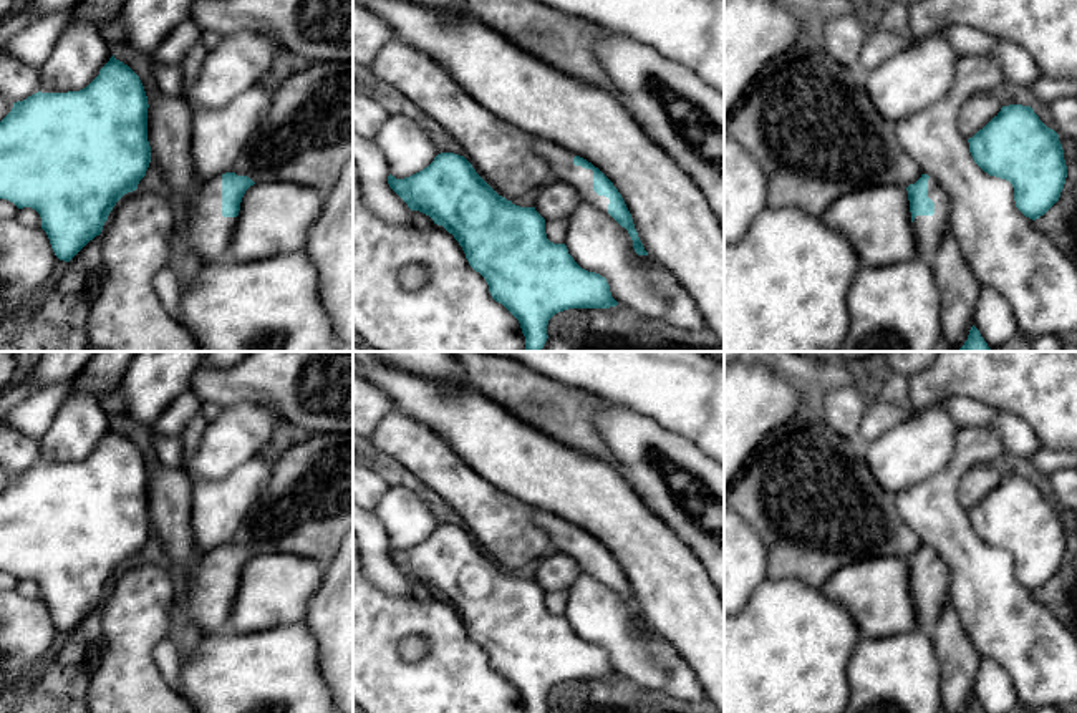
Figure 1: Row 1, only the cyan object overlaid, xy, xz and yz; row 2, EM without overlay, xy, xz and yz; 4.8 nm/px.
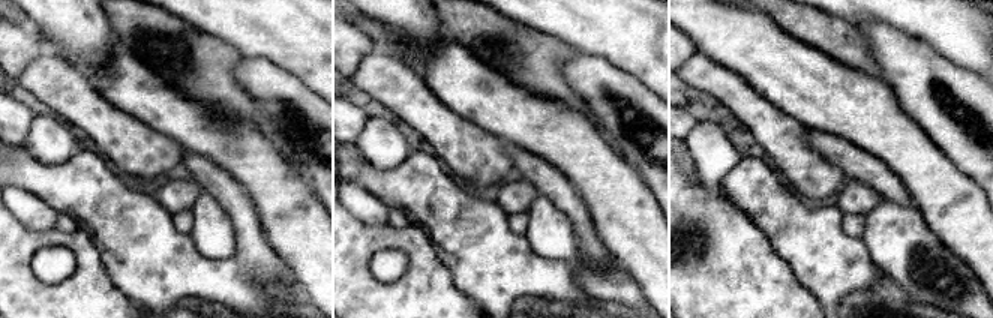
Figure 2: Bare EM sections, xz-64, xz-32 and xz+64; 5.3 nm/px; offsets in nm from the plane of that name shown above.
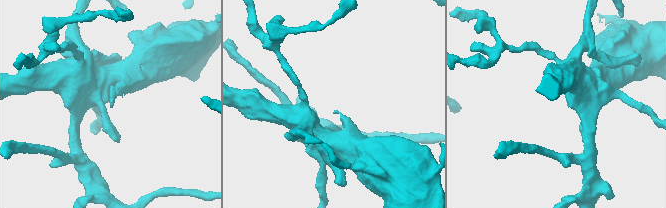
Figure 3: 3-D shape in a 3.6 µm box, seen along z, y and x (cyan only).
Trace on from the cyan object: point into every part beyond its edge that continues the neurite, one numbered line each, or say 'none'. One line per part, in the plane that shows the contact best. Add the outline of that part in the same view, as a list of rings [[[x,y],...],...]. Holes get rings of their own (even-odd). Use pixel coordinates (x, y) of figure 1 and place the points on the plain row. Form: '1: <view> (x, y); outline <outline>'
1: xz (560, 531); outline [[[542,509],[534,511],[534,522],[548,534],[558,552],[570,555],[585,574],[608,585],[610,570],[593,562],[593,542],[575,537],[575,524]]]

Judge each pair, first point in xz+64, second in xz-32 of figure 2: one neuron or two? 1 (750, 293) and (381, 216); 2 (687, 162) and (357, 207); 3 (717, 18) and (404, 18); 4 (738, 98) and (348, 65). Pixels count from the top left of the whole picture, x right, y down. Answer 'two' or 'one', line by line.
1: two
2: one
3: two
4: two

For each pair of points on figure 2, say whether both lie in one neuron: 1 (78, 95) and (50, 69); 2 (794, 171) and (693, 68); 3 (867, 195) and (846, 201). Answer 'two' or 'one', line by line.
1: one
2: one
3: one

